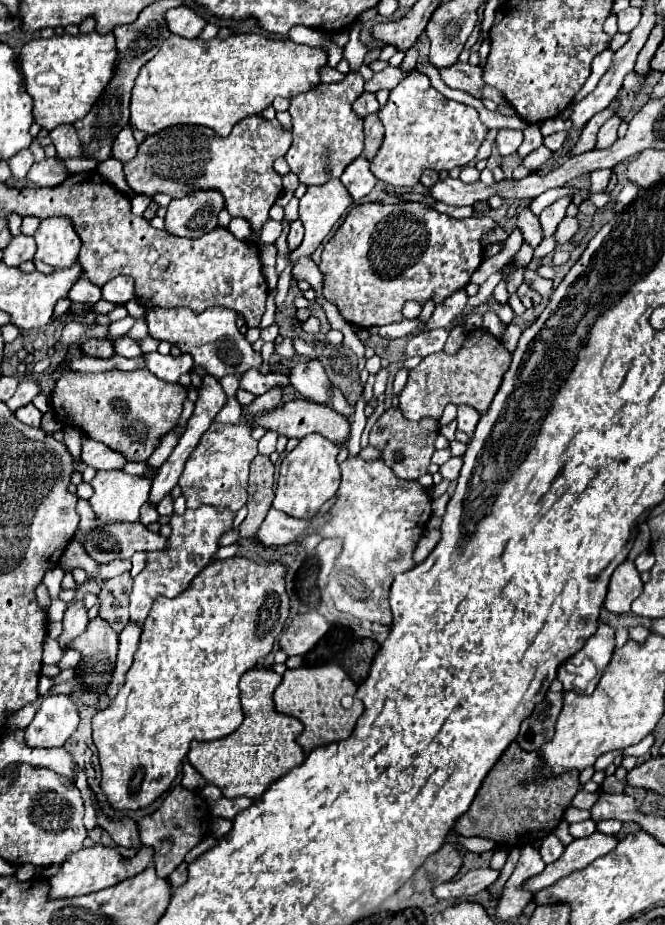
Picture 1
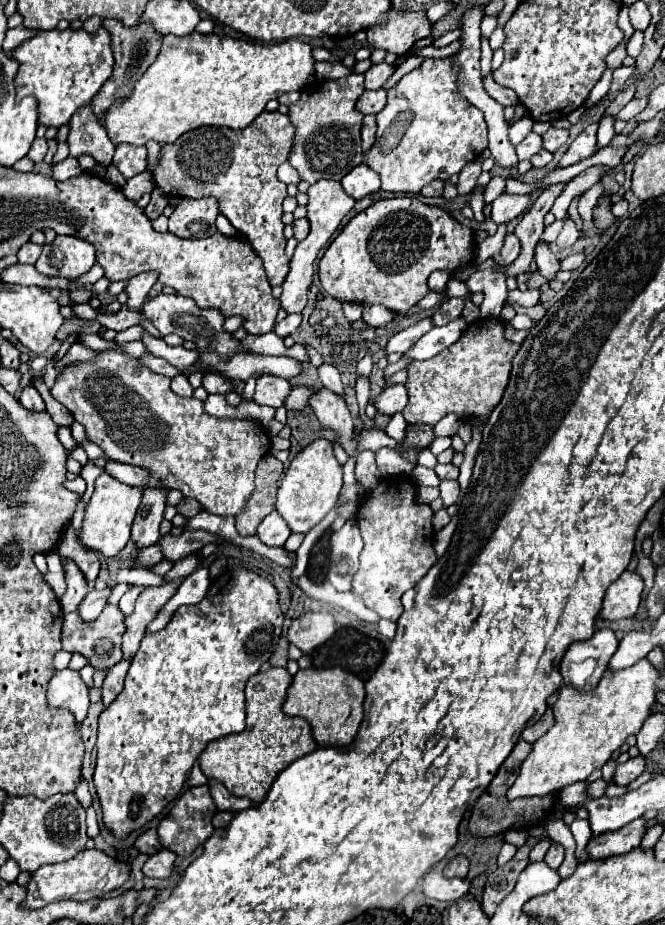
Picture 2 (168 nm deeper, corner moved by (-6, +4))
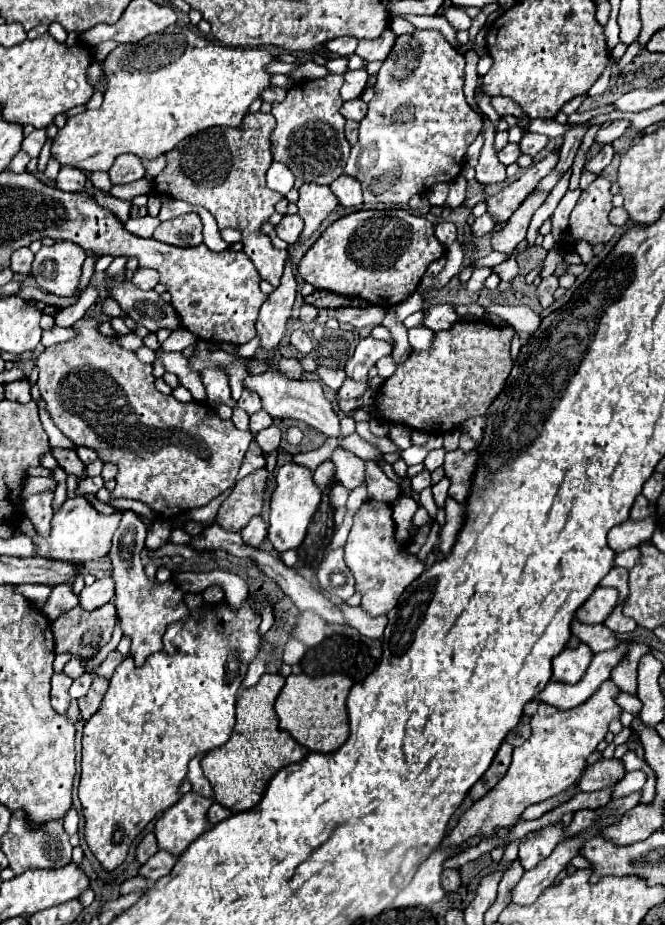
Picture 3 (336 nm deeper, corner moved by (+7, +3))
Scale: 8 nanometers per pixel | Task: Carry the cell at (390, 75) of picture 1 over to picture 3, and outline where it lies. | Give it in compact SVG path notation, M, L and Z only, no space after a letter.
M361 68L361 70L349 70L349 72L345 74L345 84L343 84L343 88L341 88L341 98L343 98L343 100L359 98L361 92L365 90L367 82L369 82L369 74L367 74L365 68Z

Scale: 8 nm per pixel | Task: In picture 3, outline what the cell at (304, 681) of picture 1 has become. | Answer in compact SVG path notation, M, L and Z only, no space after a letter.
M307 674L287 676L287 682L275 702L275 712L279 716L281 730L287 730L301 746L313 752L337 750L349 736L349 716L345 700L351 686L353 680L345 674L325 674L313 678Z

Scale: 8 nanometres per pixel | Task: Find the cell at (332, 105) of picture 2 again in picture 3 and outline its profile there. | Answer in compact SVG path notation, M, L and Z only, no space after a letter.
M329 74L327 78L319 78L319 80L309 80L309 82L301 82L297 86L293 86L287 92L287 98L283 102L275 102L271 114L277 120L275 132L271 134L271 150L273 150L273 160L275 162L283 162L295 178L303 180L303 182L315 182L315 184L331 184L333 180L337 180L343 174L343 168L347 164L349 158L349 142L345 138L345 118L339 114L339 108L343 104L341 100L341 90L343 86L343 76L339 74Z

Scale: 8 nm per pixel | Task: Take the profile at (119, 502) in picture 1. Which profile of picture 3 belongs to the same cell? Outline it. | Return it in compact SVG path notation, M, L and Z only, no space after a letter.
M85 496L67 498L59 512L55 512L51 520L51 534L49 538L37 538L39 556L53 558L53 560L65 560L65 562L87 562L87 560L99 560L111 550L111 538L117 530L121 512L113 514L101 514L93 508L93 504Z

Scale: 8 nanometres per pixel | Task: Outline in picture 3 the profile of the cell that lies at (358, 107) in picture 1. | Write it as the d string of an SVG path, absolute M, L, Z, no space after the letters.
M355 98L351 102L343 102L341 106L341 114L347 118L347 120L363 120L365 114L367 114L367 104L361 100L361 98Z

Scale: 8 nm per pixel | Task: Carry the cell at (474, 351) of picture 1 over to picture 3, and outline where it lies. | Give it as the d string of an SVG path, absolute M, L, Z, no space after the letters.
M485 320L455 322L449 330L437 332L429 350L411 352L395 374L383 382L375 396L377 416L427 434L443 434L459 428L467 418L483 416L511 372L509 344L513 334L511 326L497 328Z

